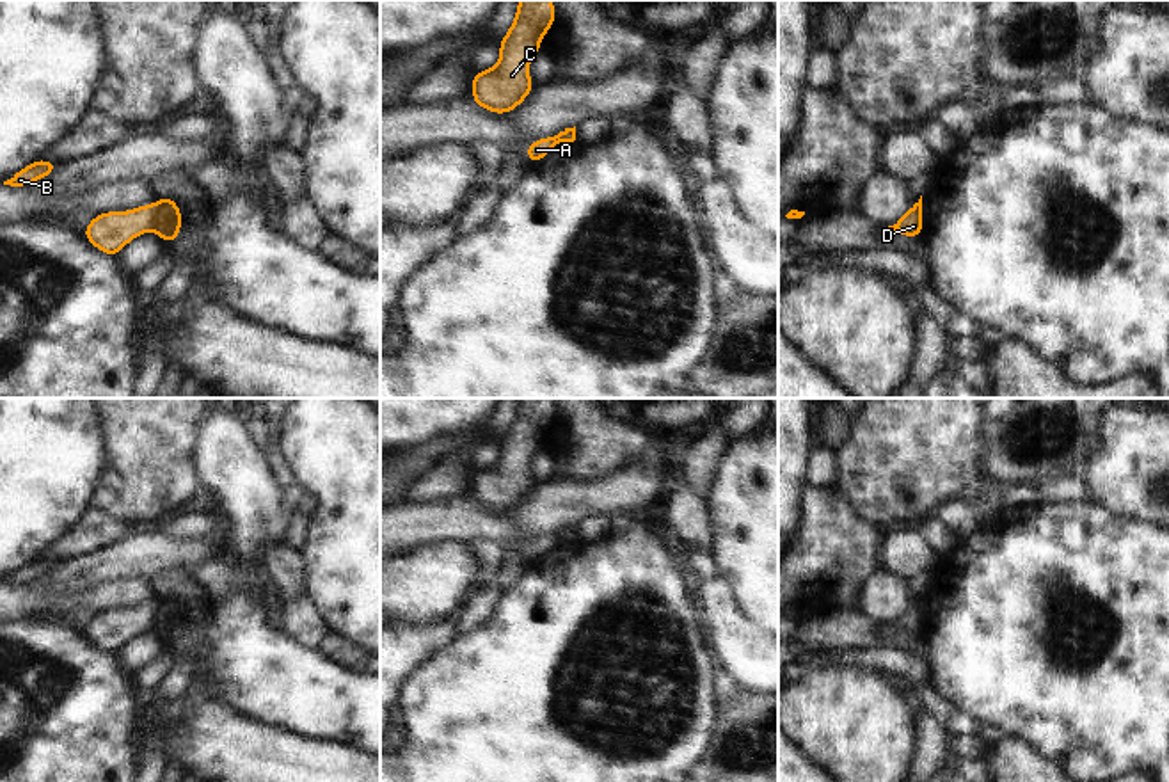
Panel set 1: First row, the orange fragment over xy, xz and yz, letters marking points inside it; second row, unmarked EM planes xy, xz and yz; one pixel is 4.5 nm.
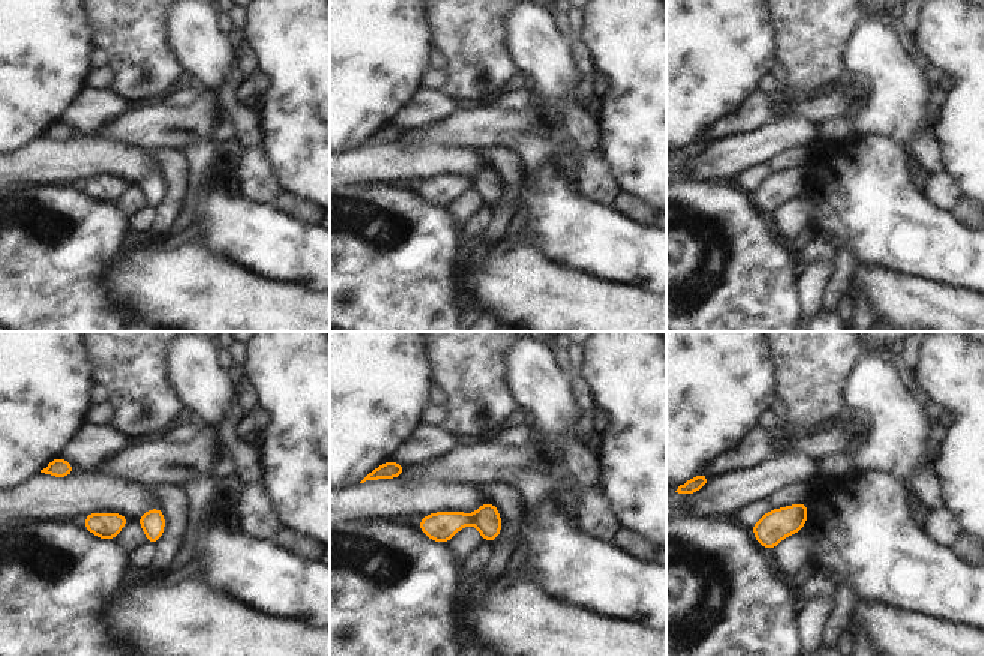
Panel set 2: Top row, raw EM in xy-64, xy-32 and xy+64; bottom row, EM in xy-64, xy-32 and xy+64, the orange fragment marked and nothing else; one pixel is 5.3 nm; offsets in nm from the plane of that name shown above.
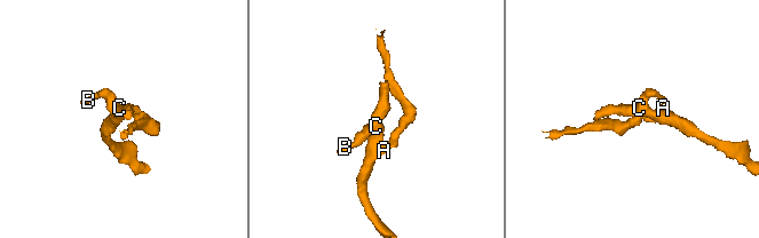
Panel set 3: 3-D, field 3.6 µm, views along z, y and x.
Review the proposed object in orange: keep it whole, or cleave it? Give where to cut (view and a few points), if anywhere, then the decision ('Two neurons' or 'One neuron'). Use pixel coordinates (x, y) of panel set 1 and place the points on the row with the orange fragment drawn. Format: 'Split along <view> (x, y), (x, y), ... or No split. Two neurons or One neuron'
Split along xy (159, 203), (150, 228). Two neurons

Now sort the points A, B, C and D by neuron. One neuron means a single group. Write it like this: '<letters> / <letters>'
A B C / D

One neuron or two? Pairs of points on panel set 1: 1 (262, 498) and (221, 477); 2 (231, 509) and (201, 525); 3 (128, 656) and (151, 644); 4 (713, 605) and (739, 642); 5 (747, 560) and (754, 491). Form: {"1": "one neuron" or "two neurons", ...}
{"1": "one neuron", "2": "two neurons", "3": "one neuron", "4": "one neuron", "5": "one neuron"}

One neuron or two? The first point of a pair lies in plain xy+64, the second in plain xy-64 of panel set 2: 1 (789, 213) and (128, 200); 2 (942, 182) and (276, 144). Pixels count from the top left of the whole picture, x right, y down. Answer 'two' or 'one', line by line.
1: one
2: two

